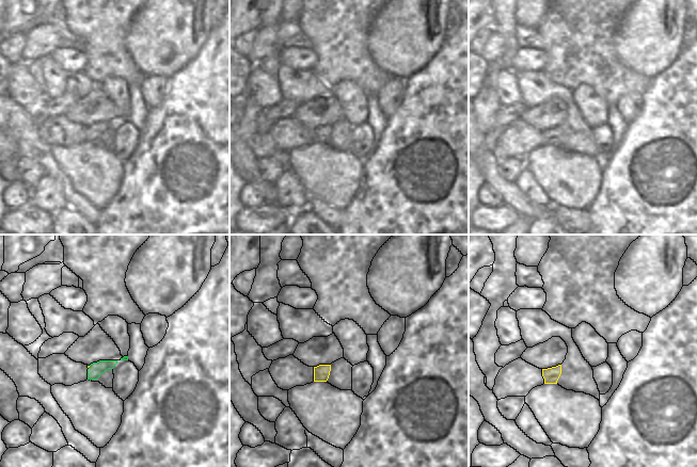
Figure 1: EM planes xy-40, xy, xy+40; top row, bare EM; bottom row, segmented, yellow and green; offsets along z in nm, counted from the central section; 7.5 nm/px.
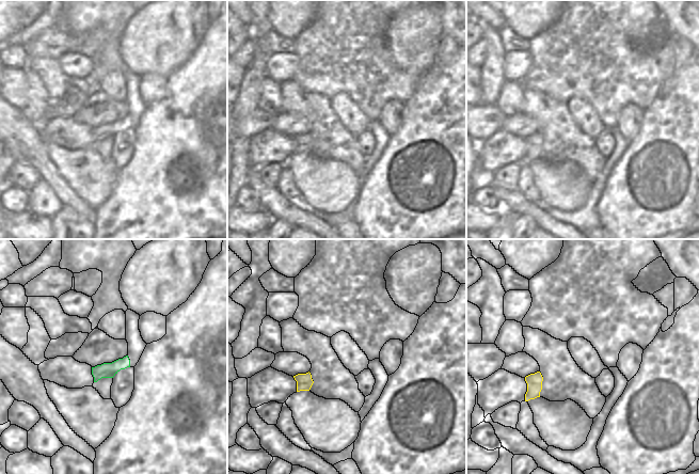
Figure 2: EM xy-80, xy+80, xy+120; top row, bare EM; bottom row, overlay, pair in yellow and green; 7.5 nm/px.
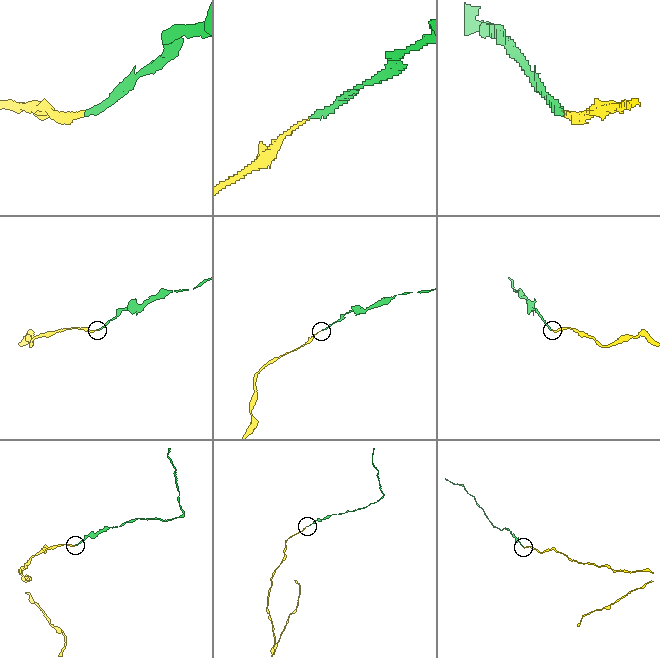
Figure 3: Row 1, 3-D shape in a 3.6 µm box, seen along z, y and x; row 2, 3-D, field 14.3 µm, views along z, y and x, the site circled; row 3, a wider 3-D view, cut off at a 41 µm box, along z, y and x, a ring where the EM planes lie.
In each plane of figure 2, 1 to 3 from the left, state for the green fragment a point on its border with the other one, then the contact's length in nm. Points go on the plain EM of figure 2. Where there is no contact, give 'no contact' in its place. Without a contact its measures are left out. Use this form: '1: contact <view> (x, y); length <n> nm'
1: no contact
2: no contact
3: no contact

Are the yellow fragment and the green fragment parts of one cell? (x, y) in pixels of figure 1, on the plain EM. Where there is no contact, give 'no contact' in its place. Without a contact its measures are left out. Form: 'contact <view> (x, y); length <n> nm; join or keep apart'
no contact; join

